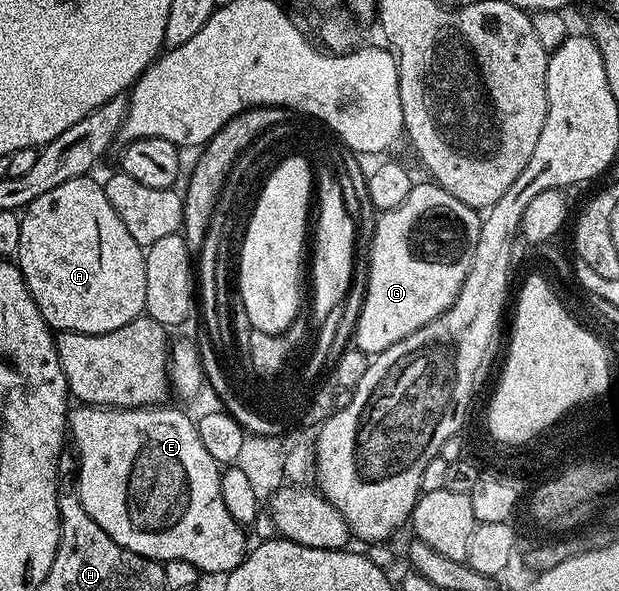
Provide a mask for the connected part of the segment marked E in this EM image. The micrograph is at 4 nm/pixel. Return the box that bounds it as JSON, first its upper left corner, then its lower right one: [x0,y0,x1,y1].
[70,405,246,573]

